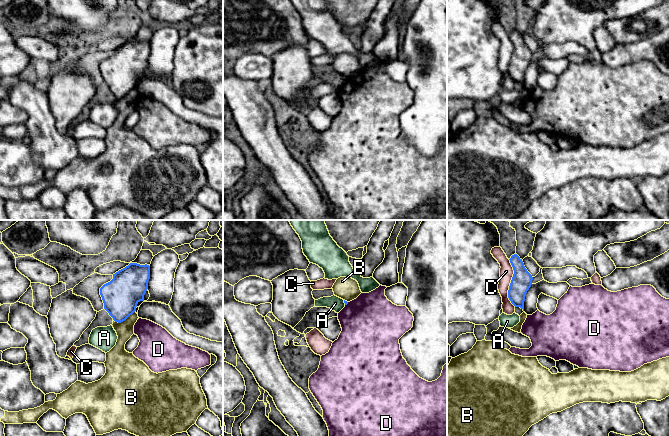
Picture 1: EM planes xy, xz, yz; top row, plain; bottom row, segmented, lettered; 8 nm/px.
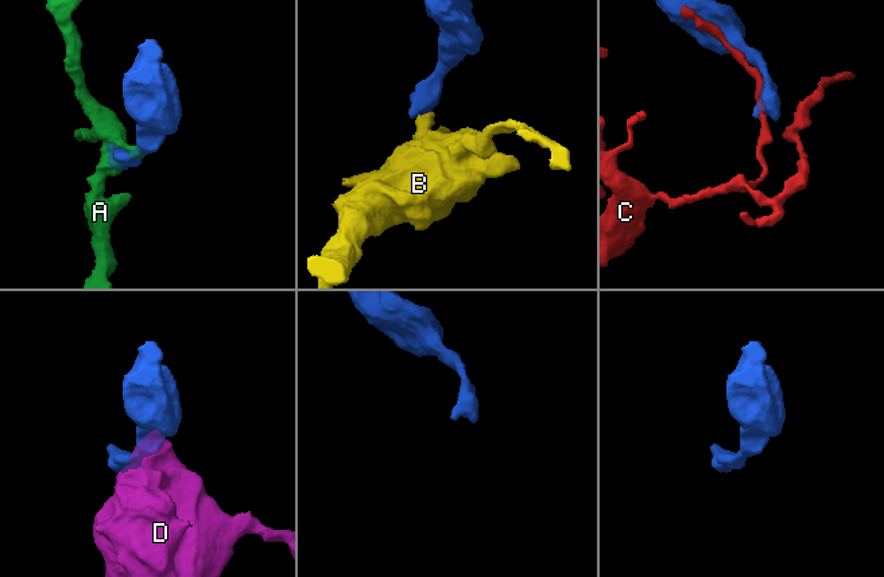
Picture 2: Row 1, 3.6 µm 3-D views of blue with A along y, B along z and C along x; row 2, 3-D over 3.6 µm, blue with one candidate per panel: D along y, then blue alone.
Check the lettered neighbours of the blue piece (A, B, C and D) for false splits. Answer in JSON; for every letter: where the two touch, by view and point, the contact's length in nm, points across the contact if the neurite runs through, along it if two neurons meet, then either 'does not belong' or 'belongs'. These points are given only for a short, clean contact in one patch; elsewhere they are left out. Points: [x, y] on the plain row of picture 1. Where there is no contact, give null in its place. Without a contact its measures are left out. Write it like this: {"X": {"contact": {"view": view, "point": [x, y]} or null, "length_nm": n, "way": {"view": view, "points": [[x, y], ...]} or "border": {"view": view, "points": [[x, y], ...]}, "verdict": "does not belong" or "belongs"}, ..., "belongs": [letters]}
{"A": {"contact": {"view": "xz", "point": [344, 78]}, "length_nm": 40, "verdict": "does not belong"}, "B": {"contact": {"view": "xy", "point": [123, 96]}, "length_nm": 190, "border": {"view": "xy", "points": [[134, 87], [120, 98], [113, 96]]}, "verdict": "does not belong"}, "C": {"contact": {"view": "yz", "point": [510, 59]}, "length_nm": 380, "verdict": "does not belong"}, "D": {"contact": {"view": "xz", "point": [346, 80]}, "length_nm": 40, "border": {"view": "xz", "points": [[348, 78], [345, 81]]}, "verdict": "does not belong"}, "belongs": []}

